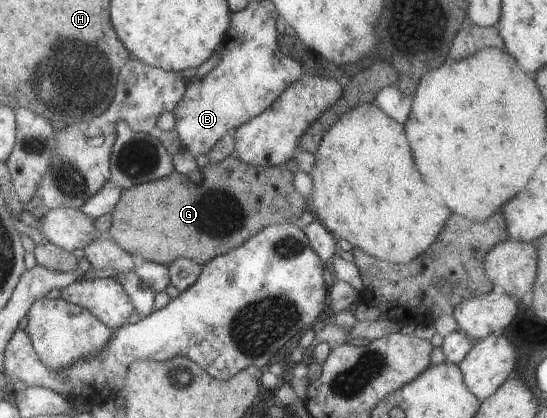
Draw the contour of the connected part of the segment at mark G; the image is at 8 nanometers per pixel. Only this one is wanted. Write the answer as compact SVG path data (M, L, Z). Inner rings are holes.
M230 156L222 162L209 162L199 171L199 183L194 183L188 175L175 170L161 179L123 190L118 204L111 212L113 223L108 236L132 256L142 256L144 261L168 266L177 258L184 257L204 266L214 257L244 244L267 226L298 224L298 218L309 209L307 200L293 184L294 174L283 165L262 168Z

